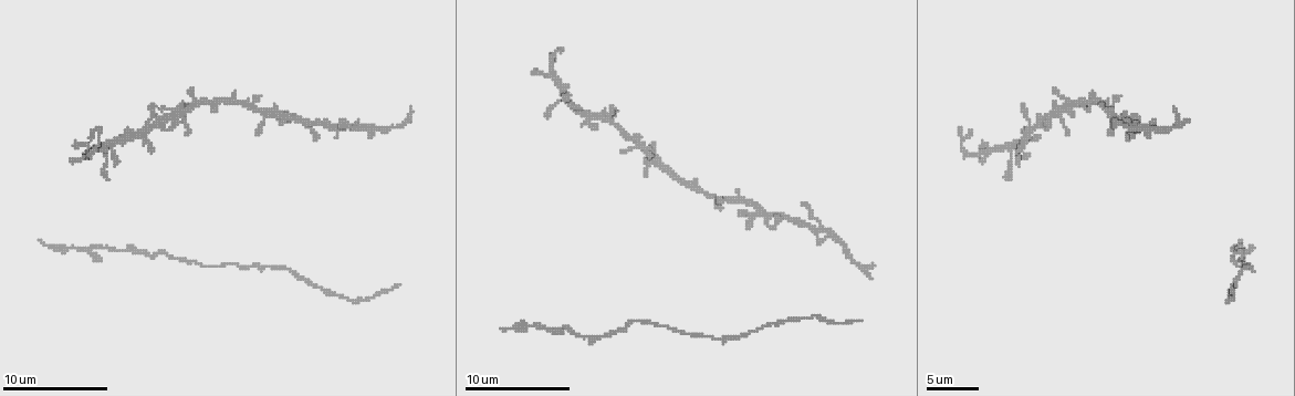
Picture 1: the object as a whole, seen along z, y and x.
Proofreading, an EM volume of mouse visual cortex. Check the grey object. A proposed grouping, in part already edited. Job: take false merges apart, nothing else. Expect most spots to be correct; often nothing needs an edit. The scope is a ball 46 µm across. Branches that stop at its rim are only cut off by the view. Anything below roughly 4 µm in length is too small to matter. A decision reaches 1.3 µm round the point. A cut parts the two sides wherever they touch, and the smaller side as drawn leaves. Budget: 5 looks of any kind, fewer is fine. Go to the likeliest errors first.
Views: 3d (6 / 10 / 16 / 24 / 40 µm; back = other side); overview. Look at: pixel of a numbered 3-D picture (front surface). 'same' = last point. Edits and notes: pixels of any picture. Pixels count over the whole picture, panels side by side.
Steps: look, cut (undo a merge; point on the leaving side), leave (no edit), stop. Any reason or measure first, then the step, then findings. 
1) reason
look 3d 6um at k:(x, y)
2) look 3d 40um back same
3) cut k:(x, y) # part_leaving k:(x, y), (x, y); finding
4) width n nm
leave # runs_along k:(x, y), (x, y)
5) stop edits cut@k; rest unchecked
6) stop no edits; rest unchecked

look 3d 16um at 1:(847, 256)

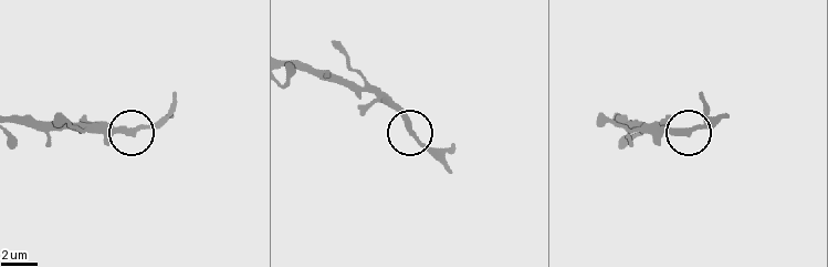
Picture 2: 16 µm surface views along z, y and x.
look 3d 16um back at 2:(135, 131)

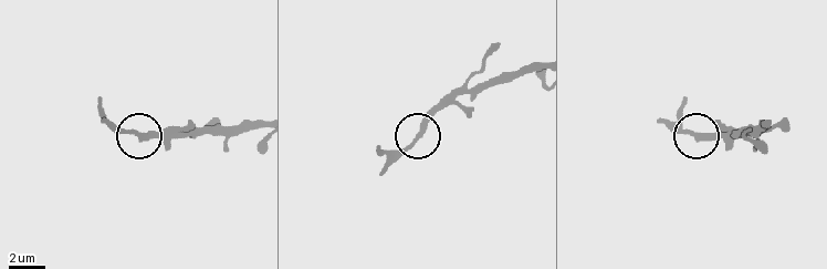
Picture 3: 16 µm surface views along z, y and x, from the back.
leave # continuous, no second cell

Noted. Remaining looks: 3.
three arms meet
look 3d 10um at 1:(150, 131)

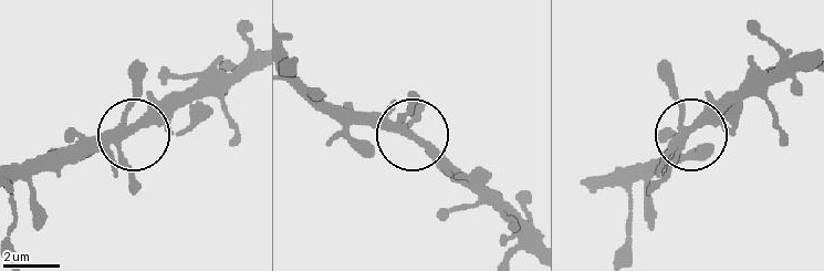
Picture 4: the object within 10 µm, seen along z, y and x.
arms 3
leave # all the same cell

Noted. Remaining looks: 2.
thick turns thin
look 3d 6um at 1:(256, 109)

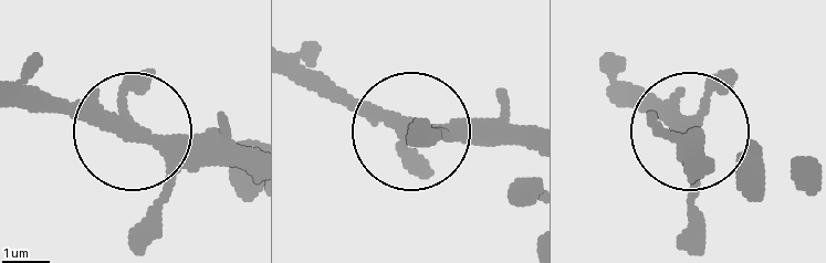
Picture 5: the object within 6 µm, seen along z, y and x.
from behind
look 3d 6um back at 5:(142, 136)

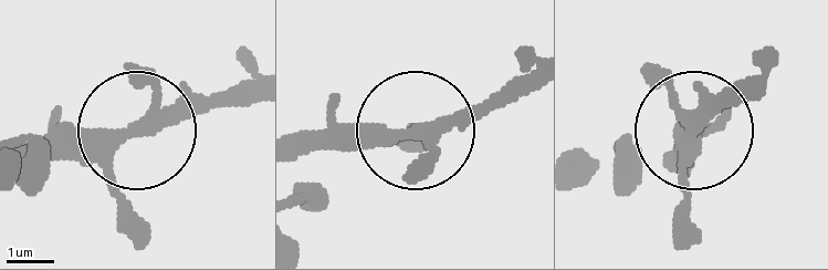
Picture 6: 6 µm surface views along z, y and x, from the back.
arms 4
leave # runs_along 6:(304, 155), (482, 111), (525, 72); one cell here

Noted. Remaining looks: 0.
stop no edits; rest unchecked

